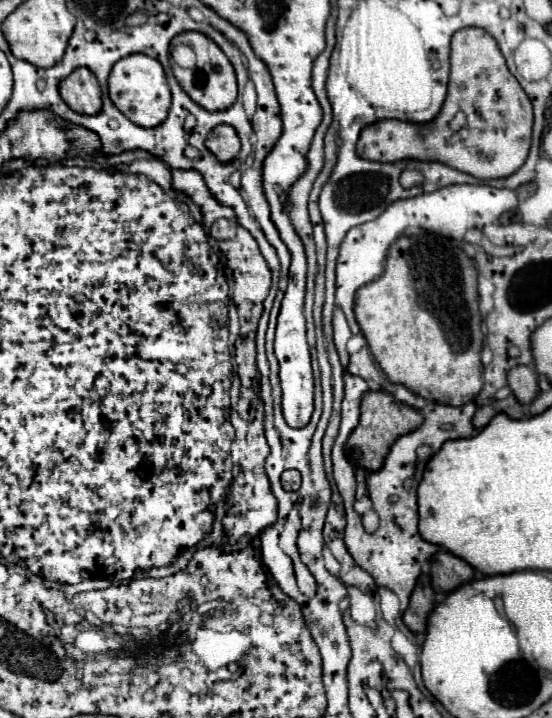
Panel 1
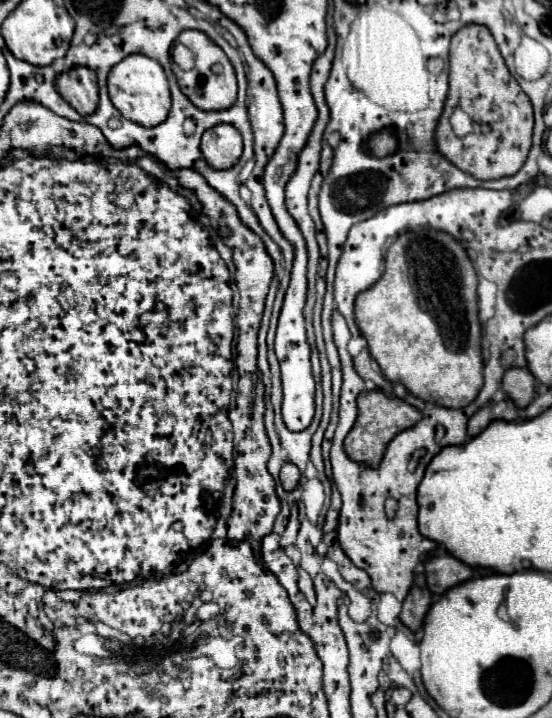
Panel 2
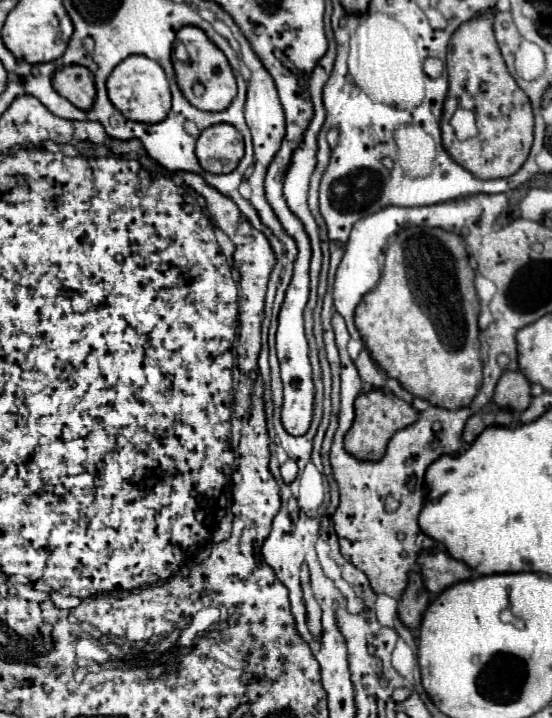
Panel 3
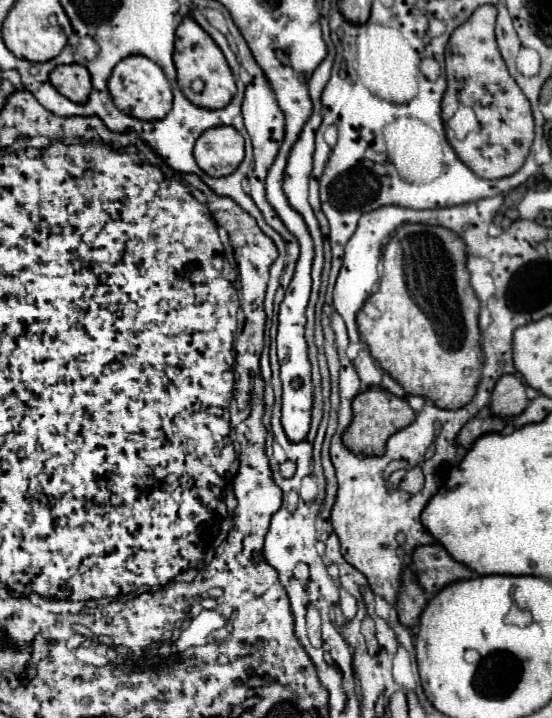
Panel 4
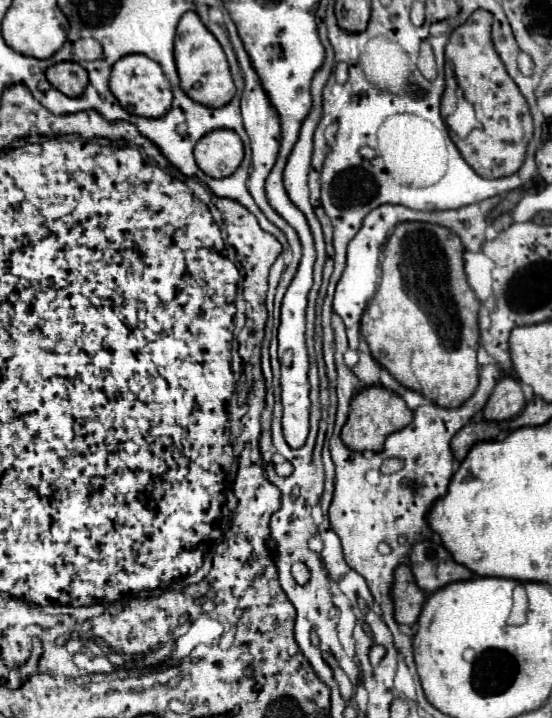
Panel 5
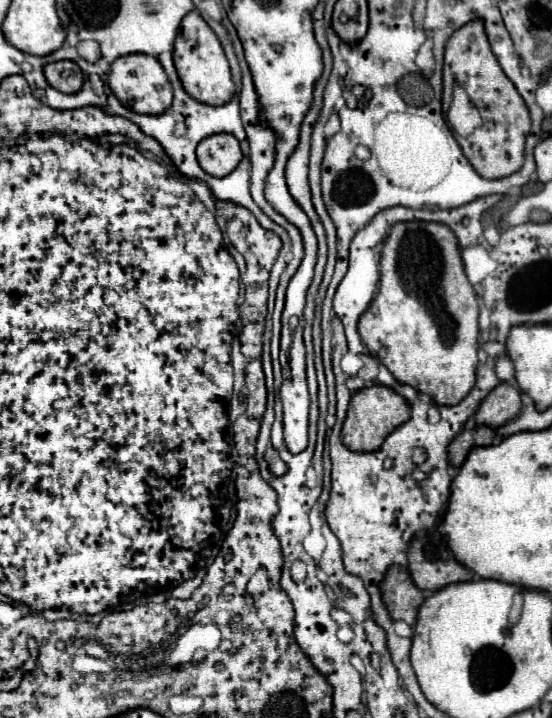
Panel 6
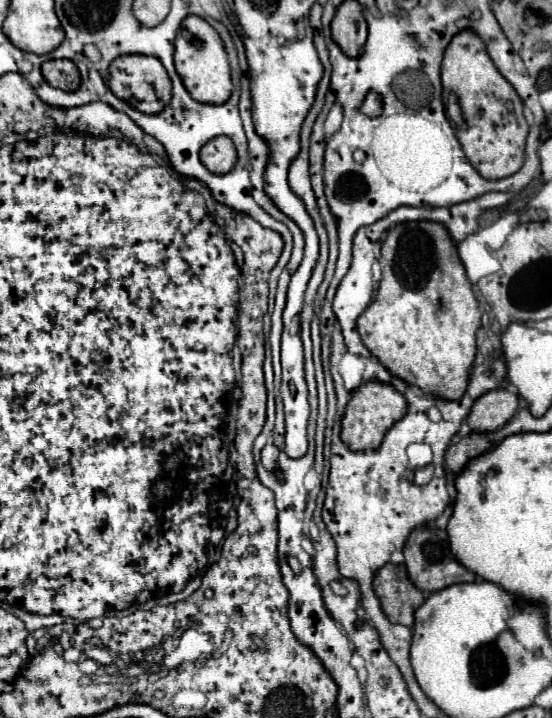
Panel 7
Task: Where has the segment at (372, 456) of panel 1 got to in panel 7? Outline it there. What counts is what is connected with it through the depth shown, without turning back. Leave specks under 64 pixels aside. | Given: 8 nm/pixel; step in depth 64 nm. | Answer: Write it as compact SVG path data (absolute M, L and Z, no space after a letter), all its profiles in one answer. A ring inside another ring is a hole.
M366 382L352 392L352 398L346 406L346 414L342 420L340 438L354 452L356 450L374 450L382 444L382 438L388 432L388 428L392 428L392 424L404 418L406 408L408 408L406 398L394 386L382 384L382 382Z

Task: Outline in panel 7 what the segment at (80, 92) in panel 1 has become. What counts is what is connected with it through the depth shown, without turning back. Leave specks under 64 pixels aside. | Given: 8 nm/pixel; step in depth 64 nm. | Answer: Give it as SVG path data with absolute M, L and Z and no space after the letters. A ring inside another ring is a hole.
M50 60L42 64L42 74L46 82L54 88L72 92L80 86L80 72L72 60Z

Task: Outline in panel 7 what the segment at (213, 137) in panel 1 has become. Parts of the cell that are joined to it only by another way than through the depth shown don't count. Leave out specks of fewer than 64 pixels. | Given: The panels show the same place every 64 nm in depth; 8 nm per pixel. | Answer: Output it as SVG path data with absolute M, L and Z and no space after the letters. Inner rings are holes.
M218 136L210 142L206 142L200 150L200 162L212 172L212 174L226 174L232 170L232 166L238 160L238 152L234 142L228 136Z

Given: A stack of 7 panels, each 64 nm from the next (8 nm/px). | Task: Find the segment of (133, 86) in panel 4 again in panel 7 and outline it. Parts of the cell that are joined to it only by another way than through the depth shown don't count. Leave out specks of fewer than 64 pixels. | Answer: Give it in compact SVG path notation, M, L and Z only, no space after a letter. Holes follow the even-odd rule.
M126 54L118 56L110 64L110 78L108 78L108 88L124 100L128 106L144 112L144 114L158 114L164 110L164 106L170 102L172 96L172 84L170 78L162 66L162 62L154 56L144 56L144 54Z

